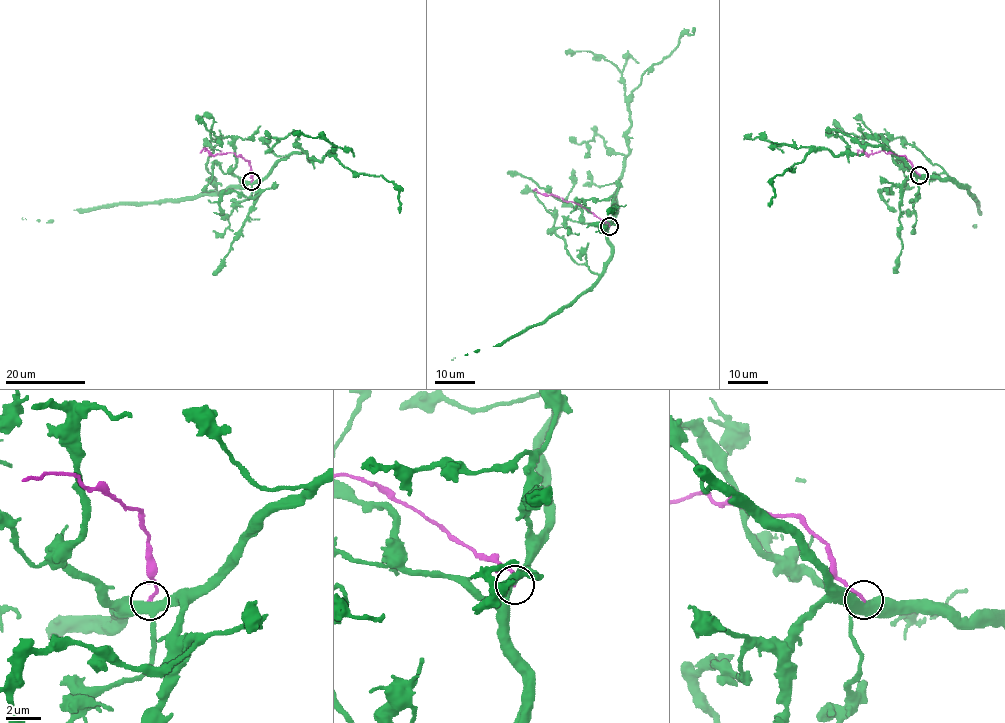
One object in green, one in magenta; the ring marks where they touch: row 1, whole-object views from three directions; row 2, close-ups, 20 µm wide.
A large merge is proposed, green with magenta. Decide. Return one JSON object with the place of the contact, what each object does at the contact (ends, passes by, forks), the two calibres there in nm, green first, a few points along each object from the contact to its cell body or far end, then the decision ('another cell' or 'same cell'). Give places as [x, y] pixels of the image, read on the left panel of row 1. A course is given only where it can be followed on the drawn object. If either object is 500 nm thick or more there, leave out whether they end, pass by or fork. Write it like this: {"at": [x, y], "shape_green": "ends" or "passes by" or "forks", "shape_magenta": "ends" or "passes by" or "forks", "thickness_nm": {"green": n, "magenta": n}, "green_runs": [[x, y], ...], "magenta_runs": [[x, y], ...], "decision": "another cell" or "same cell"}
{"at": [251, 181], "shape_green": "forks", "shape_magenta": "ends", "thickness_nm": {"green": 400, "magenta": 190}, "green_runs": [[251, 182], [296, 153], [305, 152], [309, 161], [333, 154], [353, 171], [392, 182], [400, 213]], "magenta_runs": [[251, 181], [251, 168], [240, 156], [227, 152], [211, 155], [204, 149], [199, 152]], "decision": "another cell"}

